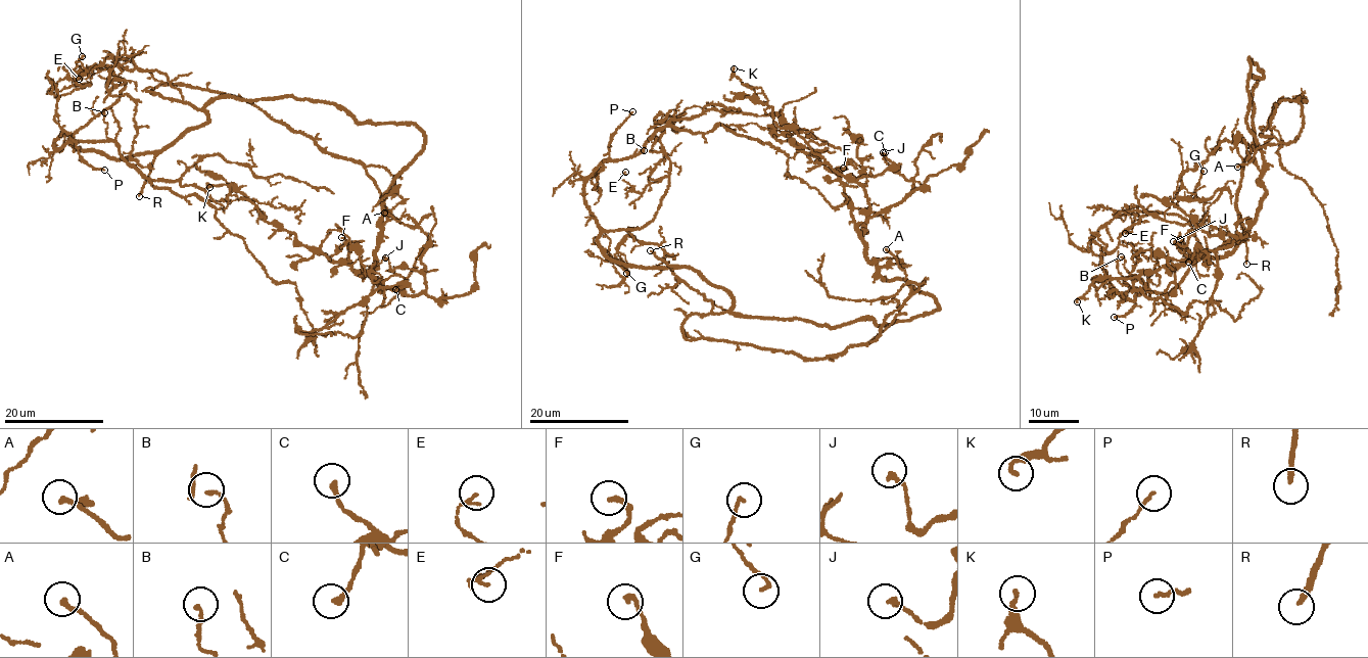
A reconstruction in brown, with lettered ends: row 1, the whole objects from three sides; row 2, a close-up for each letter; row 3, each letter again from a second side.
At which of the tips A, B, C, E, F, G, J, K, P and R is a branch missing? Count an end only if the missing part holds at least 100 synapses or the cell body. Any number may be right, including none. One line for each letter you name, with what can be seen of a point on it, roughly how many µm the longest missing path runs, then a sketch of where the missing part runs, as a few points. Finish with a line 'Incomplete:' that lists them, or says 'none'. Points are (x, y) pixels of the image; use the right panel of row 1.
R: (1246, 264) | 110 µm
Incomplete: R

